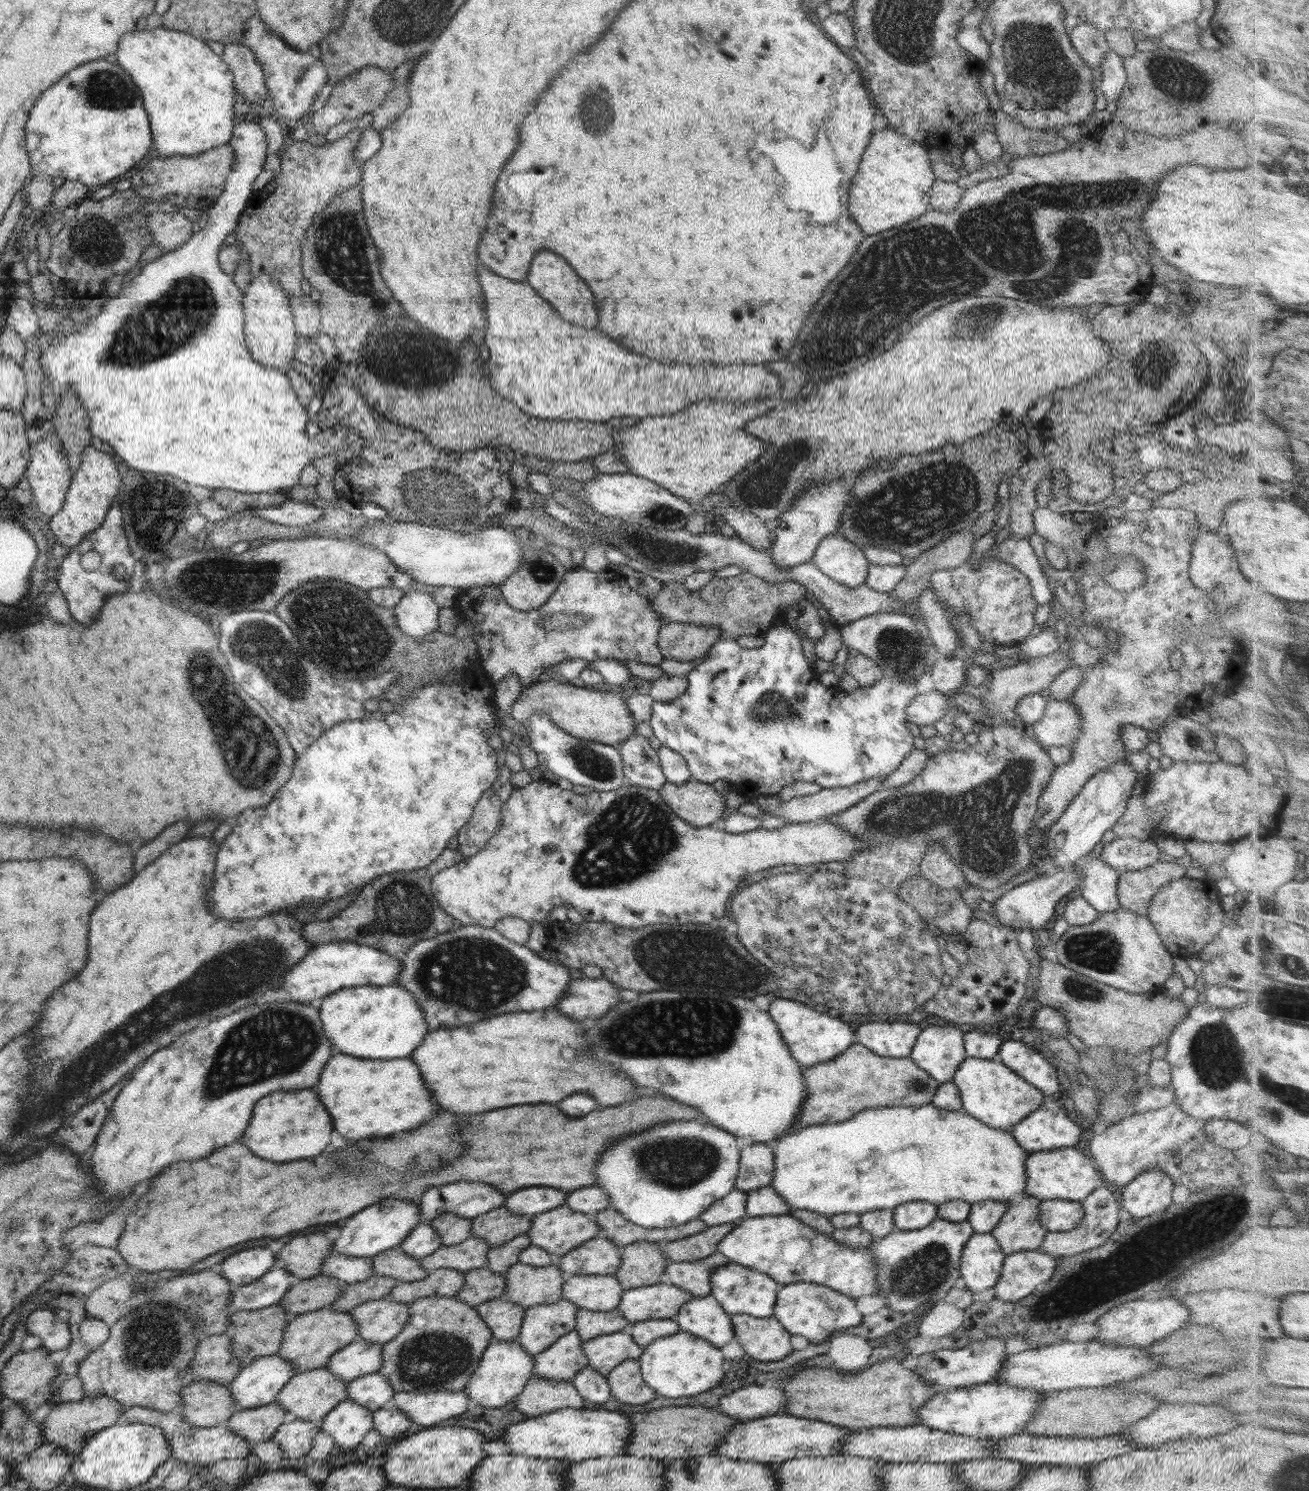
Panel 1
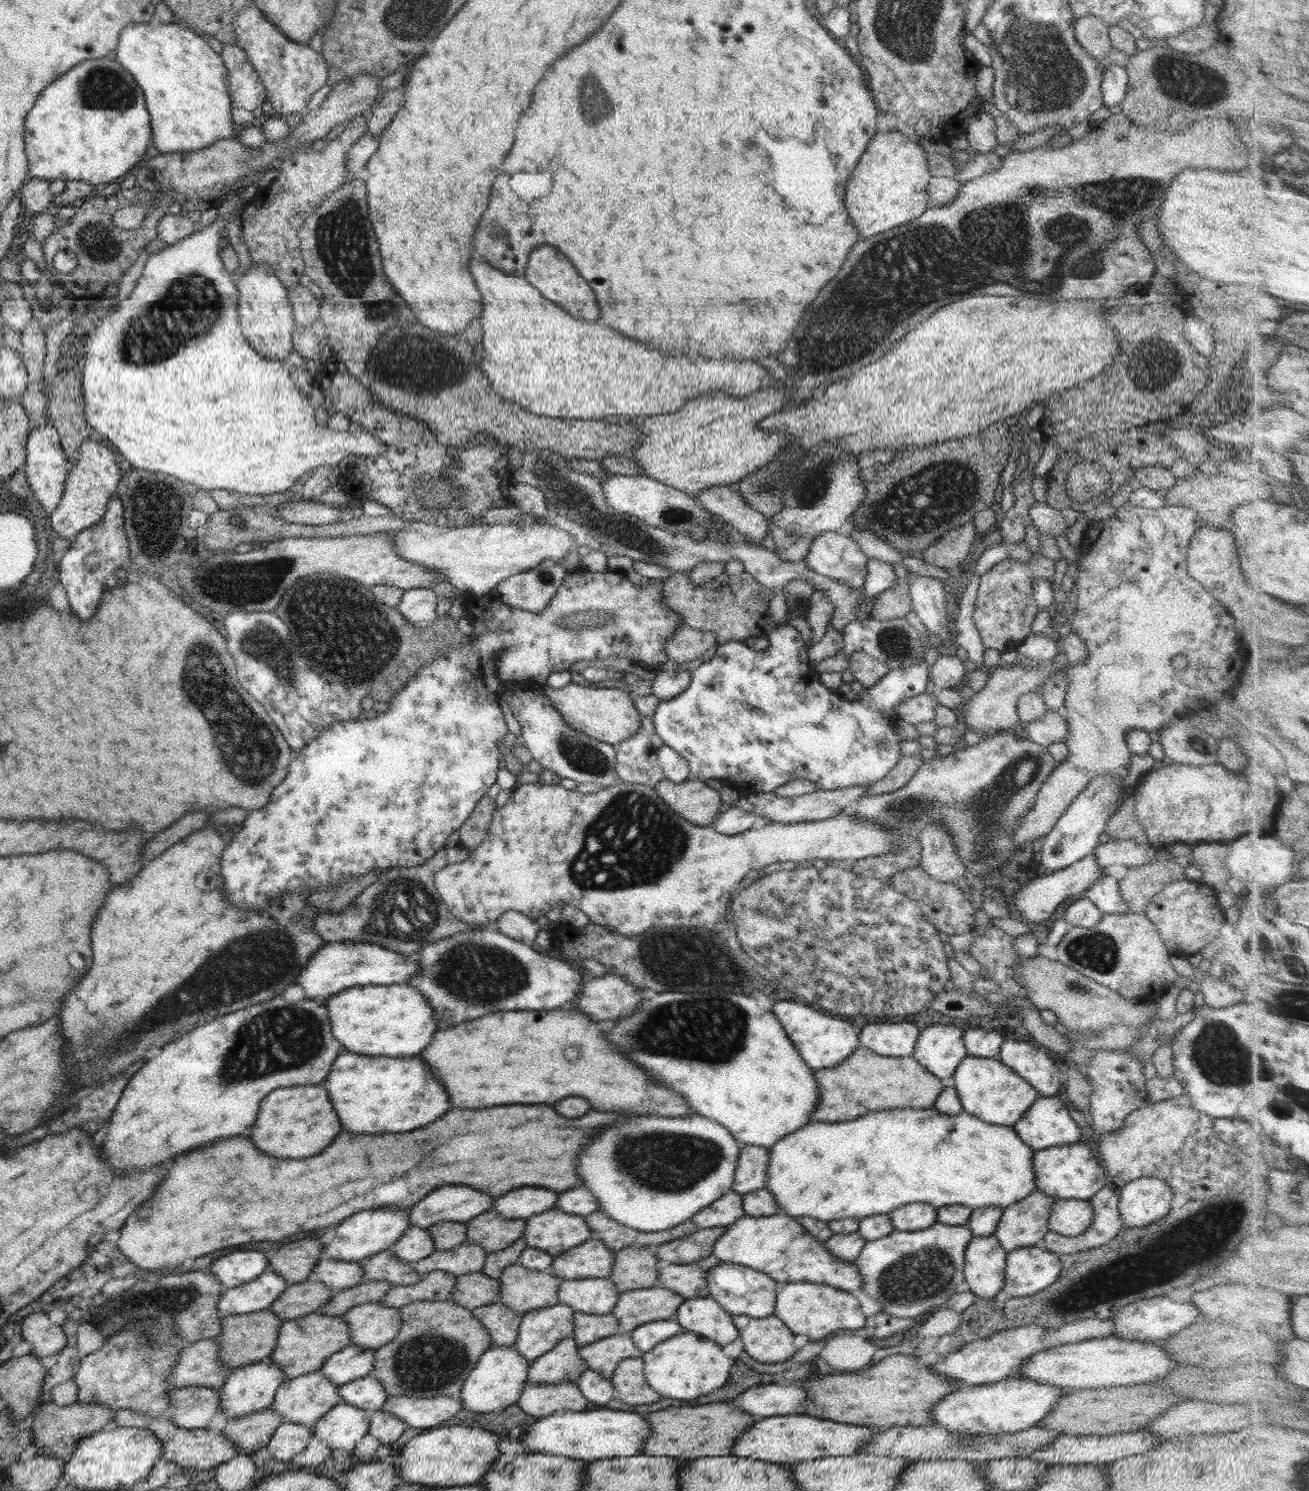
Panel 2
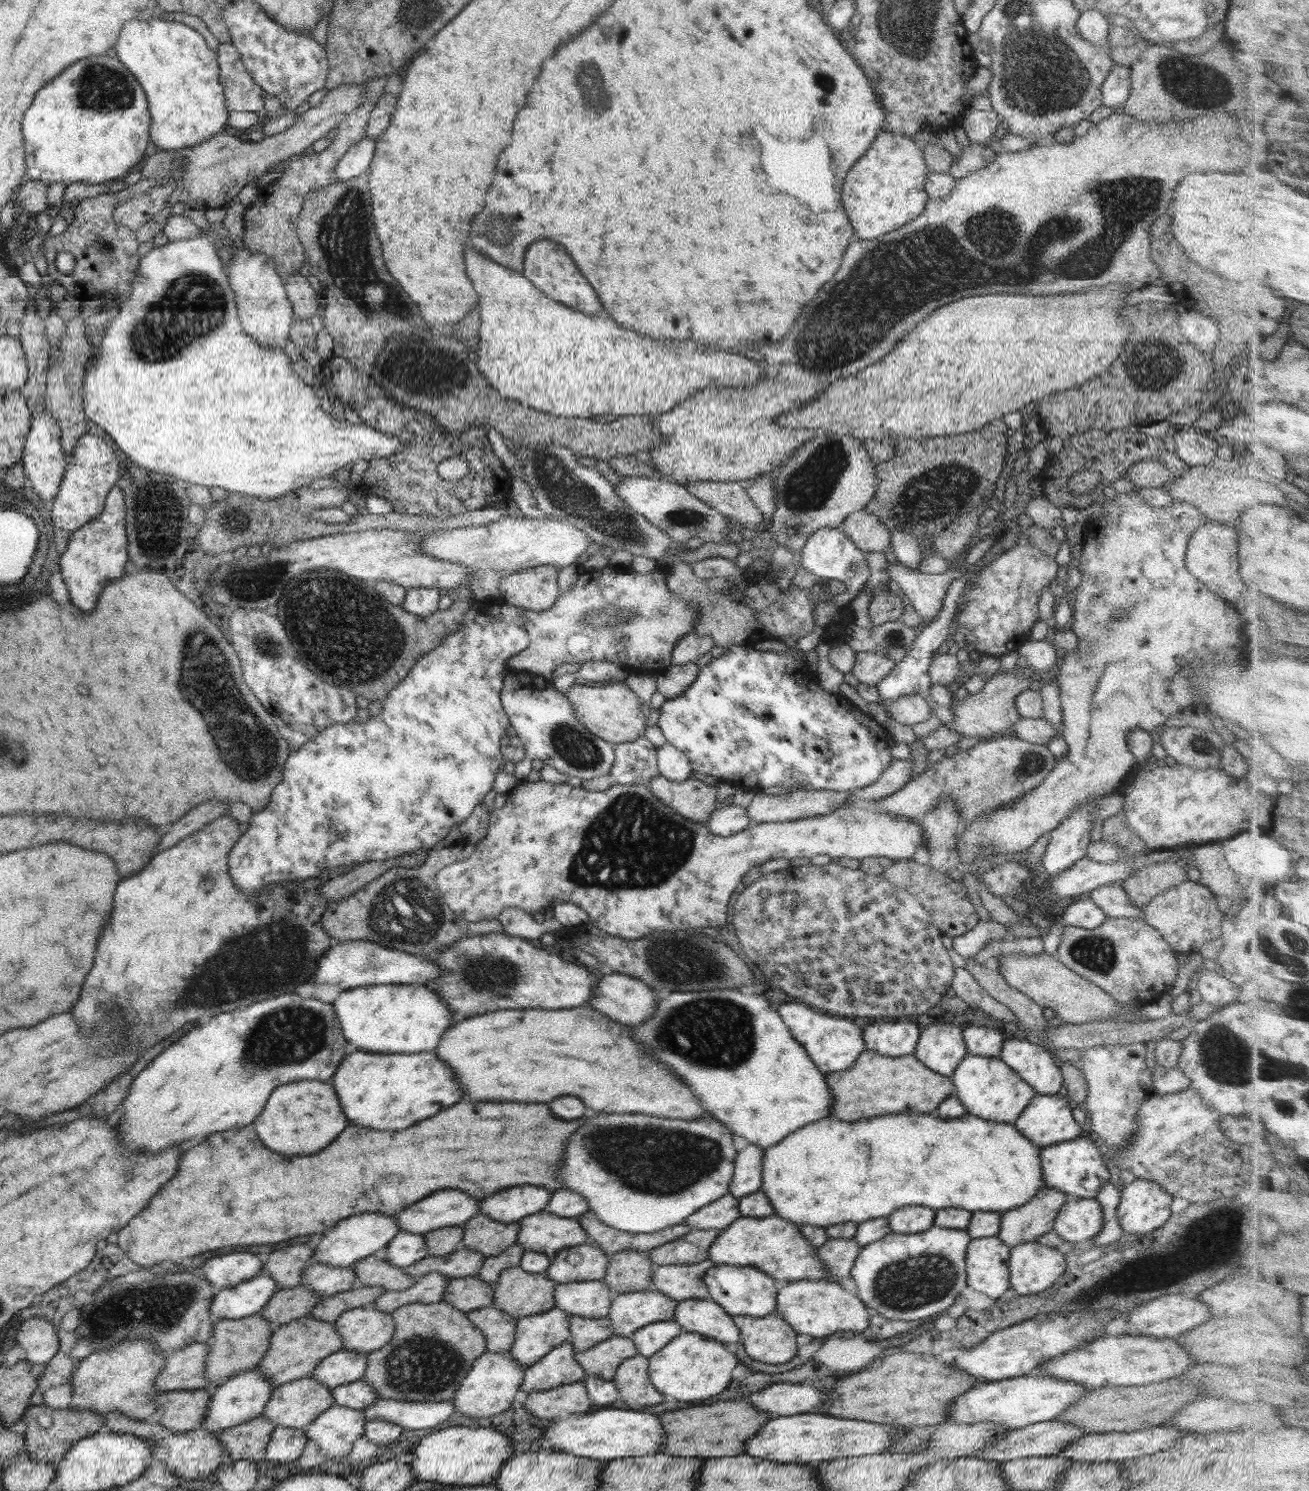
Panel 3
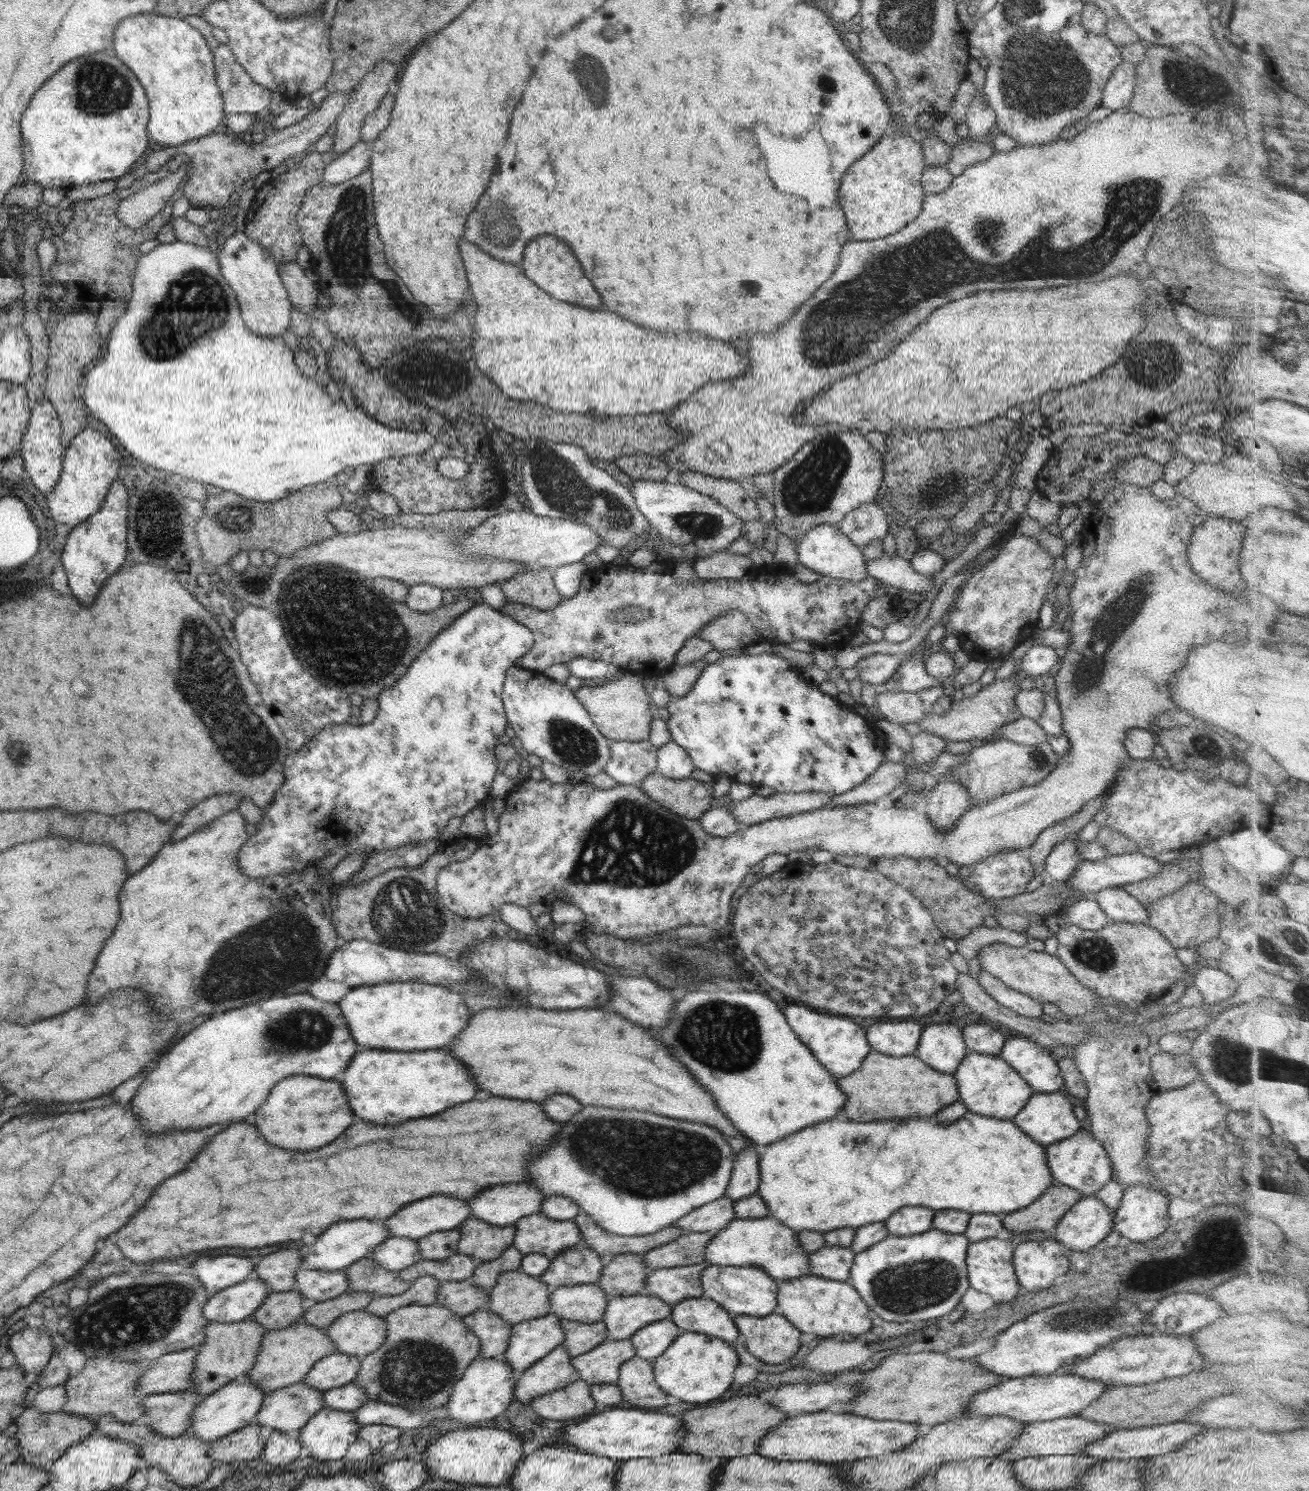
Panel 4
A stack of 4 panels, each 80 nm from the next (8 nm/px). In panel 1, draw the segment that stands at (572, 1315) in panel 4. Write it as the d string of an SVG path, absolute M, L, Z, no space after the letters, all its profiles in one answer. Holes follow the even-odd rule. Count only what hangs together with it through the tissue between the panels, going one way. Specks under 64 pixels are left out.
M569 1275L562 1285L563 1298L572 1302L577 1309L592 1312L611 1312L618 1309L623 1295L623 1288L613 1275Z

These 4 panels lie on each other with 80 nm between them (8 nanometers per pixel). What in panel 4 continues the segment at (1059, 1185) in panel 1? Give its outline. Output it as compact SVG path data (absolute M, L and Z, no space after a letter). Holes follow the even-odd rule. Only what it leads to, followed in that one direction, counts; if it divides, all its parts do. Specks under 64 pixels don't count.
M1079 1130L1070 1138L1045 1146L1045 1155L1054 1182L1069 1186L1084 1196L1094 1196L1107 1182L1114 1179L1108 1153L1102 1143L1086 1130Z

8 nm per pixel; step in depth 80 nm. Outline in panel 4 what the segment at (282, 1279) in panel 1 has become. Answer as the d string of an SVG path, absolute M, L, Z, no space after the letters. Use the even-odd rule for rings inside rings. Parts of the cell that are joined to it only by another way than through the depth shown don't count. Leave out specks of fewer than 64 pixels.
M251 1277L208 1296L202 1314L208 1323L232 1324L249 1319L271 1293L266 1282Z

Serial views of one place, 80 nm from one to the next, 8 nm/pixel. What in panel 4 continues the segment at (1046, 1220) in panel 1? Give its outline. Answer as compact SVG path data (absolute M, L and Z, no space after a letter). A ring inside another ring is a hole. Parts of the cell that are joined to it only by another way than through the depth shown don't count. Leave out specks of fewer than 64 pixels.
M1083 1196L1057 1222L1053 1233L1071 1250L1096 1252L1094 1247L1114 1231L1114 1212L1094 1196Z

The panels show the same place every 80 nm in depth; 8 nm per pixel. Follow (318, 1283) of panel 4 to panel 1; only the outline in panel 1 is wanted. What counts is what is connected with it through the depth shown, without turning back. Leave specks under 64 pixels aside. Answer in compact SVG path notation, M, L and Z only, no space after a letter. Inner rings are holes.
M331 1251L324 1261L321 1274L335 1278L341 1284L362 1282L374 1274L372 1259Z

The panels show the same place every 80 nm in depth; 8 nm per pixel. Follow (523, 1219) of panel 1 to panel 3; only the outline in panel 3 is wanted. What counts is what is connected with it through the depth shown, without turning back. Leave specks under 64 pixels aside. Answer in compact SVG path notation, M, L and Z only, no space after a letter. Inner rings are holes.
M478 1213L463 1225L462 1247L472 1249L484 1258L496 1256L517 1242L519 1221L498 1222L484 1213Z

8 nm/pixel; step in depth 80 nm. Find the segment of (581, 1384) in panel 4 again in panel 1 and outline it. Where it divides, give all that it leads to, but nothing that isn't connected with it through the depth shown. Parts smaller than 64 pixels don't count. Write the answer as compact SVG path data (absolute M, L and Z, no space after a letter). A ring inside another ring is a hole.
M532 1376L523 1391L513 1401L516 1408L528 1417L535 1417L544 1413L560 1409L582 1409L584 1400L570 1381L544 1380Z

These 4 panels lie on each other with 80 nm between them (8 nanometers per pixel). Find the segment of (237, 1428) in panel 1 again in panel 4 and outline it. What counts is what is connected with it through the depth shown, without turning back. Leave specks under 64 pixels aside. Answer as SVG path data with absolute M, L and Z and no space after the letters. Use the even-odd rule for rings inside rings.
M248 1425L235 1430L224 1438L217 1438L208 1446L208 1454L213 1460L222 1462L244 1462L256 1460L262 1455L265 1441L260 1436L261 1426Z

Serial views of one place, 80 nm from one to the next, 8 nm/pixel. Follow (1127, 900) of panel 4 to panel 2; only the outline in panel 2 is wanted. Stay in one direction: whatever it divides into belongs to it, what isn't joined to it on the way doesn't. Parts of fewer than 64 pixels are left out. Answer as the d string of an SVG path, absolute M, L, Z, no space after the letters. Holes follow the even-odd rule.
M1106 875L1096 880L1081 893L1104 914L1128 914L1130 912L1120 895L1119 881L1112 876Z

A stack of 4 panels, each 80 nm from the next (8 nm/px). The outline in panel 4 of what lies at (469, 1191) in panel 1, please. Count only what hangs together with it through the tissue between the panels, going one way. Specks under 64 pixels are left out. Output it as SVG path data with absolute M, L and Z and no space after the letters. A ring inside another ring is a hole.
M437 1194L404 1205L384 1223L389 1237L417 1241L436 1231L456 1229L470 1216L468 1201Z

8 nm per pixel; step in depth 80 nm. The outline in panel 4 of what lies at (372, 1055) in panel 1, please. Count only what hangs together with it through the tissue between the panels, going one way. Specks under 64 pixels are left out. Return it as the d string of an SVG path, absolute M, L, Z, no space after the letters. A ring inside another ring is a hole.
M396 982L354 987L337 1005L360 1046L384 1051L442 1048L466 1028L470 1010L463 996L448 987L424 982Z

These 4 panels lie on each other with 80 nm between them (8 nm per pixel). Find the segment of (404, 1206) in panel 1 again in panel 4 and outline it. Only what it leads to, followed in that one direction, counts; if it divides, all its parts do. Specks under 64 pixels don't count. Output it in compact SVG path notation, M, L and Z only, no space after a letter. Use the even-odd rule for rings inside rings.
M354 1219L335 1222L317 1236L310 1249L303 1250L303 1268L342 1271L361 1258L368 1257L375 1250L375 1247L383 1244L389 1236L390 1233L384 1221Z

